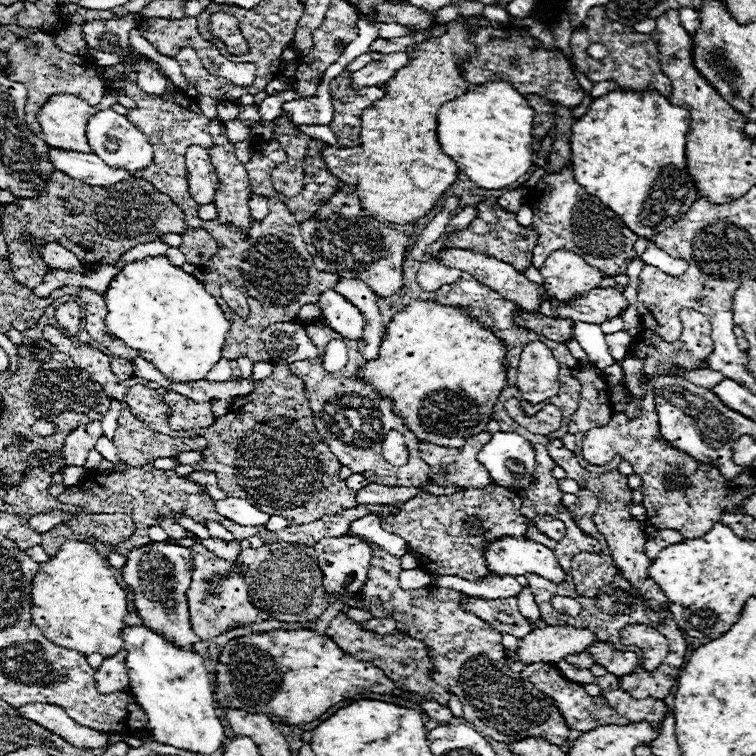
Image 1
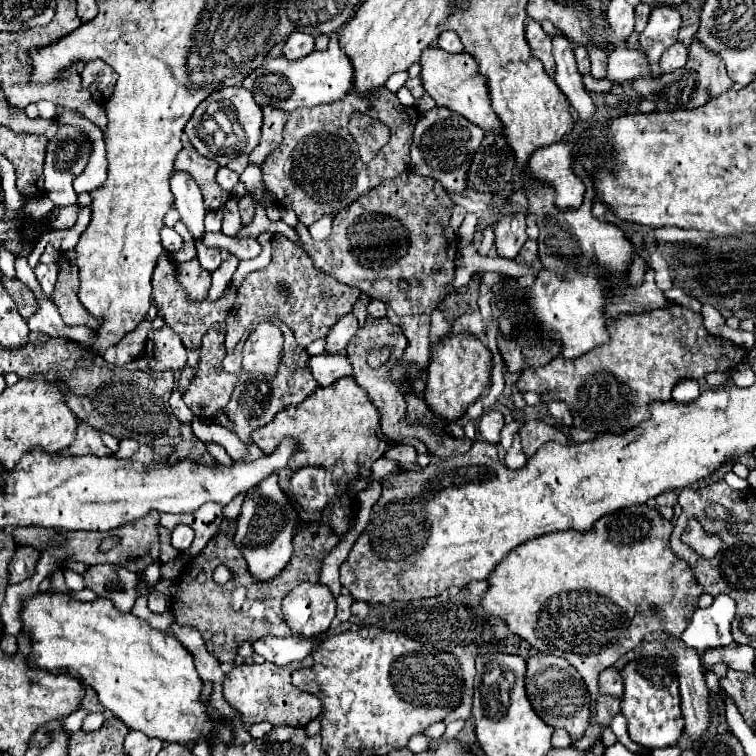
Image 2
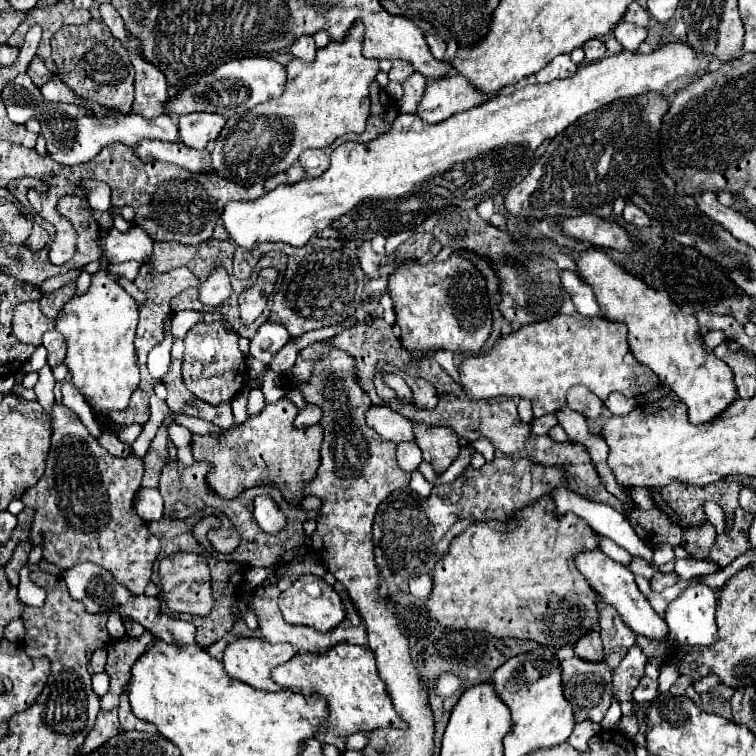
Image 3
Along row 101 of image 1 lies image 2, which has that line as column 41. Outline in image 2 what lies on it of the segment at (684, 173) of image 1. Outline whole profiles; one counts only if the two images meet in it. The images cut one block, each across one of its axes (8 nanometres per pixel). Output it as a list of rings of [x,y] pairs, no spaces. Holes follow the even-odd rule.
[[[38,592],[34,598],[28,598],[24,602],[22,620],[24,630],[32,634],[32,654],[28,658],[28,664],[44,670],[70,668],[80,676],[84,684],[96,690],[100,704],[114,716],[118,716],[128,730],[140,730],[148,738],[158,738],[168,744],[196,744],[196,740],[200,738],[206,738],[210,742],[212,732],[214,738],[224,744],[230,744],[234,740],[232,724],[228,720],[214,718],[210,712],[210,702],[202,700],[204,682],[196,672],[194,658],[174,636],[152,630],[134,614],[118,614],[118,610],[114,610],[114,604],[106,598],[96,598],[94,602],[78,602],[66,594]]]

